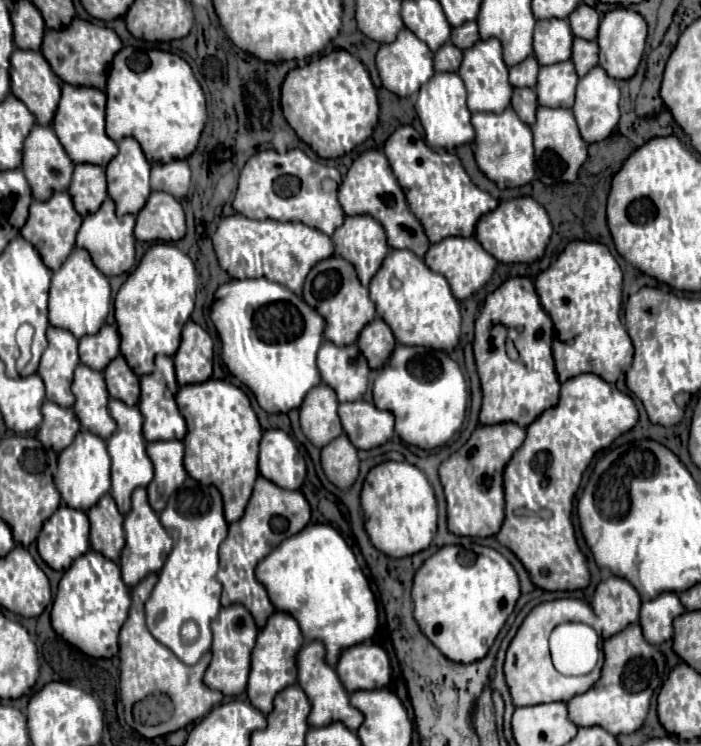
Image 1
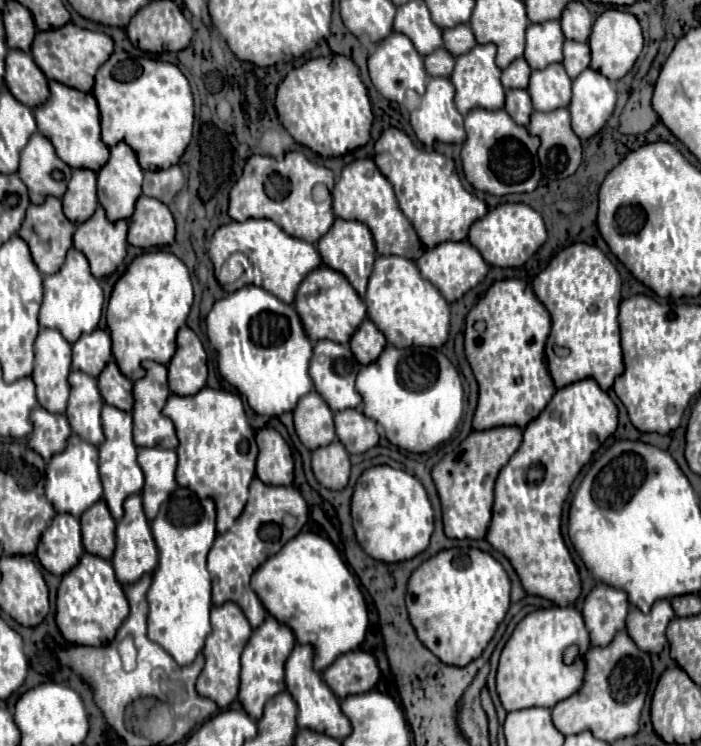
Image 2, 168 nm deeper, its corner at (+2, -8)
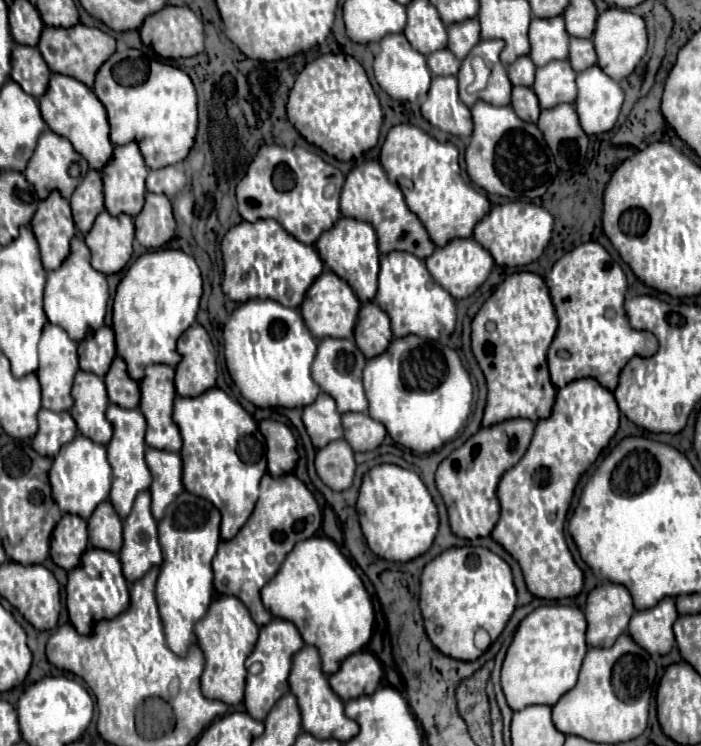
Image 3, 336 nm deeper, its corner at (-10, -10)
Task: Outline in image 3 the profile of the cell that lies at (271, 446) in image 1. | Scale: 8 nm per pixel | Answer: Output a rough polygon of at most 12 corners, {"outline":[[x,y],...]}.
{"outline":[[262,420],[268,472],[292,472],[298,460],[290,428]]}

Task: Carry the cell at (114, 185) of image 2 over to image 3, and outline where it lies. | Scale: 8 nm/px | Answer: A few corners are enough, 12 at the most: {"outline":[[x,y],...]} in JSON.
{"outline":[[136,142],[114,146],[100,170],[104,206],[136,216],[148,166]]}

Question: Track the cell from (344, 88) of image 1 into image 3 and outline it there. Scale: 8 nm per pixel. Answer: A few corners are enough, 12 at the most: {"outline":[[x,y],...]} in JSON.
{"outline":[[360,62],[304,66],[288,120],[340,162],[378,144],[382,108]]}

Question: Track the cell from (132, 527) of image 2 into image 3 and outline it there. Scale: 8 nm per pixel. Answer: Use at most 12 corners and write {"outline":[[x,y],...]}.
{"outline":[[150,492],[136,496],[120,550],[128,582],[162,564]]}

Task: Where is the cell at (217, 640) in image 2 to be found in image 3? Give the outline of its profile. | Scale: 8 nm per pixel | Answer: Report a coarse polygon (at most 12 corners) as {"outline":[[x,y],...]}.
{"outline":[[218,594],[194,628],[202,694],[236,706],[258,640],[246,606]]}

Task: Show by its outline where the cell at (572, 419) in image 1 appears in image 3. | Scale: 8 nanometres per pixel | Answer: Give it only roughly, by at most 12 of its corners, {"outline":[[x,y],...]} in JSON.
{"outline":[[594,378],[556,392],[498,482],[492,538],[538,598],[584,576],[564,522],[618,430]]}

